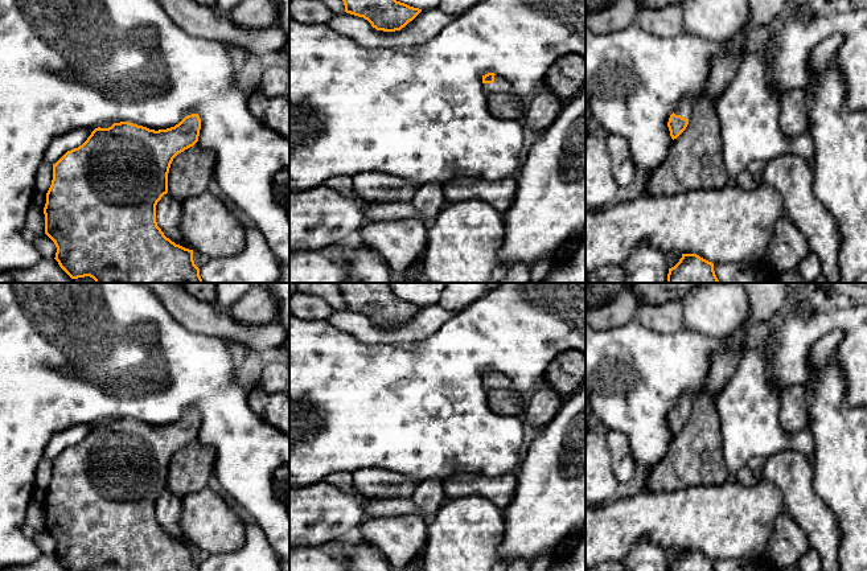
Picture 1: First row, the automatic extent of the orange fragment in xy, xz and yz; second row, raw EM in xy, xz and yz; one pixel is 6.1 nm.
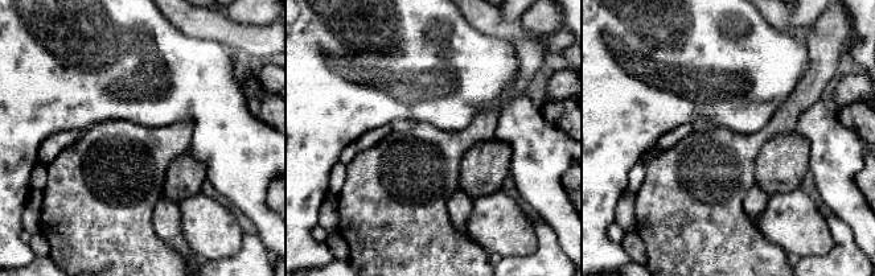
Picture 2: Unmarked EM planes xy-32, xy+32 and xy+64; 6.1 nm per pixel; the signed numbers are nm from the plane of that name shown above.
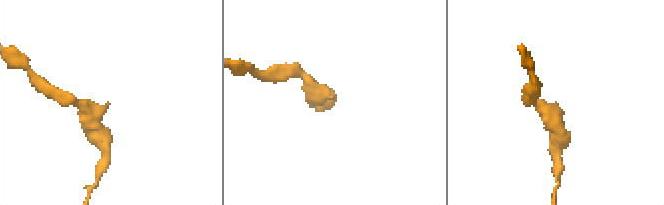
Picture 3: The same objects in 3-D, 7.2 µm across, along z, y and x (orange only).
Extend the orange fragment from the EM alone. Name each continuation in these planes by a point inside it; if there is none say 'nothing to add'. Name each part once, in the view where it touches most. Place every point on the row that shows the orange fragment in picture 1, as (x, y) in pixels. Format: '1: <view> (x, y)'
1: xz (500, 86)

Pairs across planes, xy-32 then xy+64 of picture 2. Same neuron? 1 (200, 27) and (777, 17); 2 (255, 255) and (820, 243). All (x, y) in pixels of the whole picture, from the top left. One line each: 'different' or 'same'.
1: same
2: different

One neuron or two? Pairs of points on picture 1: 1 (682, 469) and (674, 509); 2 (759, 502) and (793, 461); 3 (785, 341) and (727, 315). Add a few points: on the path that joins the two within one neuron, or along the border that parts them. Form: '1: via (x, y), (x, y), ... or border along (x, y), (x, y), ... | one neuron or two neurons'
1: border along (709, 484), (694, 484), (673, 491), (646, 491) | two neurons
2: border along (759, 473), (781, 493), (787, 510) | two neurons
3: border along (777, 324), (763, 358) | two neurons

